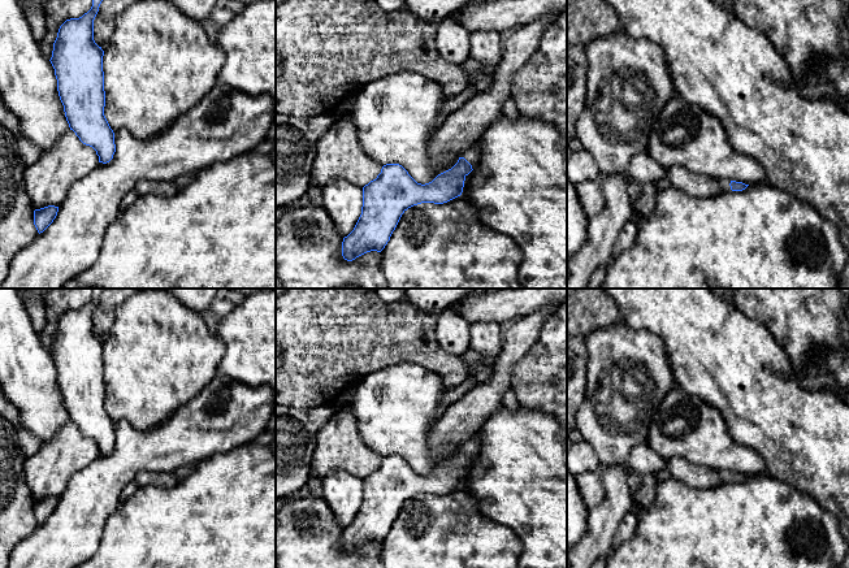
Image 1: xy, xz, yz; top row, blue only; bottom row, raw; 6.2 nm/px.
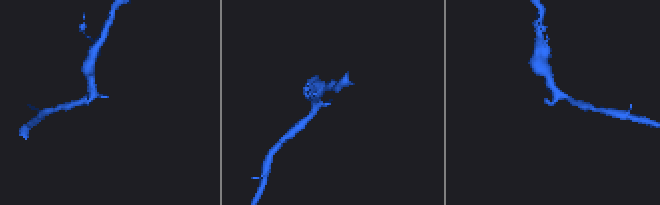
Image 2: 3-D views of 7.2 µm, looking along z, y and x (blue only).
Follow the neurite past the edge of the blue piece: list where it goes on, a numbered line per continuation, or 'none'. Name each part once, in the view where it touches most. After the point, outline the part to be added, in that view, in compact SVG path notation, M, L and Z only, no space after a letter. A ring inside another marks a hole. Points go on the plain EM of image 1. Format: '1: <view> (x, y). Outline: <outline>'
1: xz (472, 446). Outline: M477 432L459 448L464 448L472 456L472 460L475 460L480 451L480 441L481 441L481 434L480 432Z

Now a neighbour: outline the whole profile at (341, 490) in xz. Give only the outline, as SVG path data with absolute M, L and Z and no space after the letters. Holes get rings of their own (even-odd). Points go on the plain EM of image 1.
M333 471L321 480L322 498L345 529L355 519L363 498L363 480L345 471Z

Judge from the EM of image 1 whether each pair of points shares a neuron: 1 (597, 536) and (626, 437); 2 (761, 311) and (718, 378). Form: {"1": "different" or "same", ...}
{"1": "different", "2": "different"}

